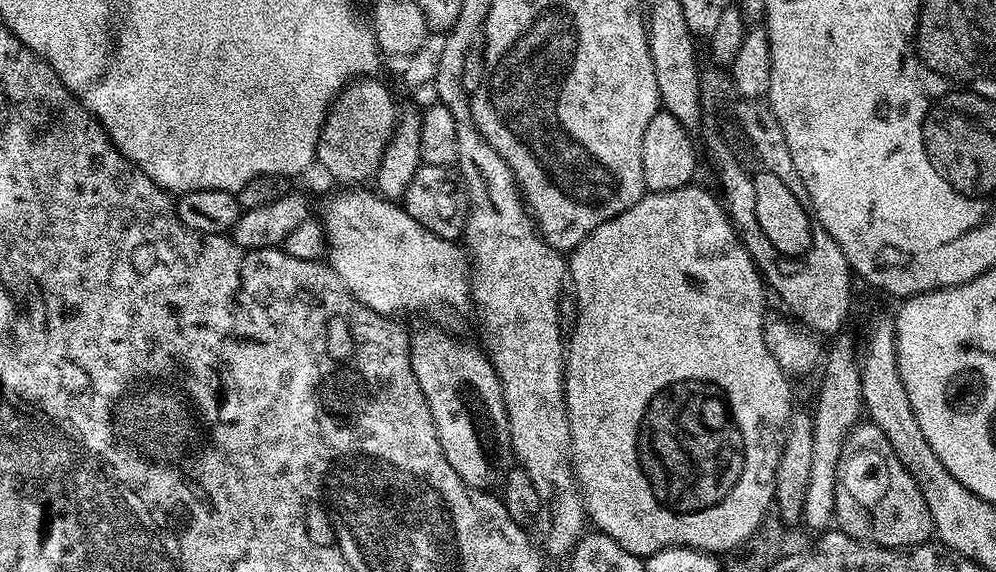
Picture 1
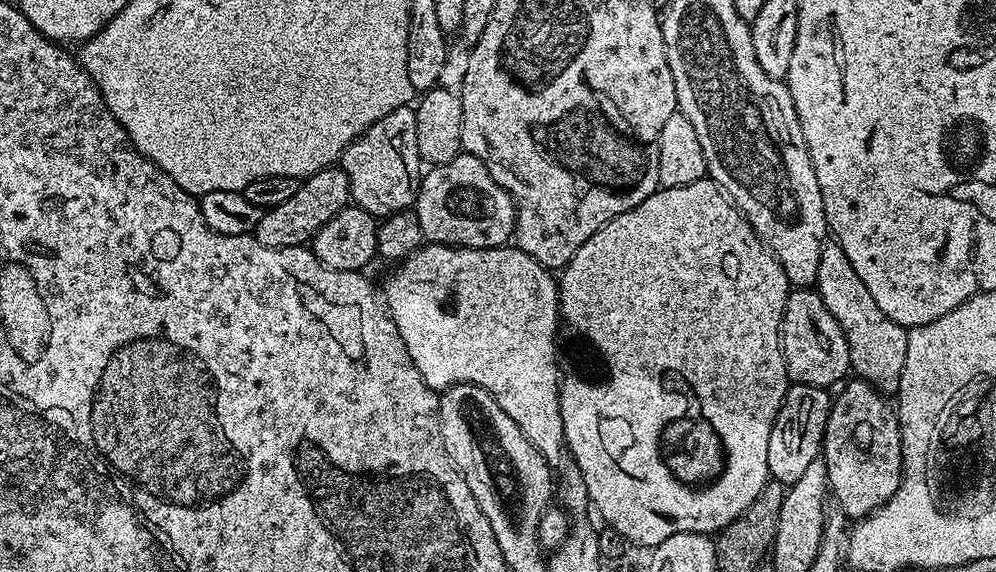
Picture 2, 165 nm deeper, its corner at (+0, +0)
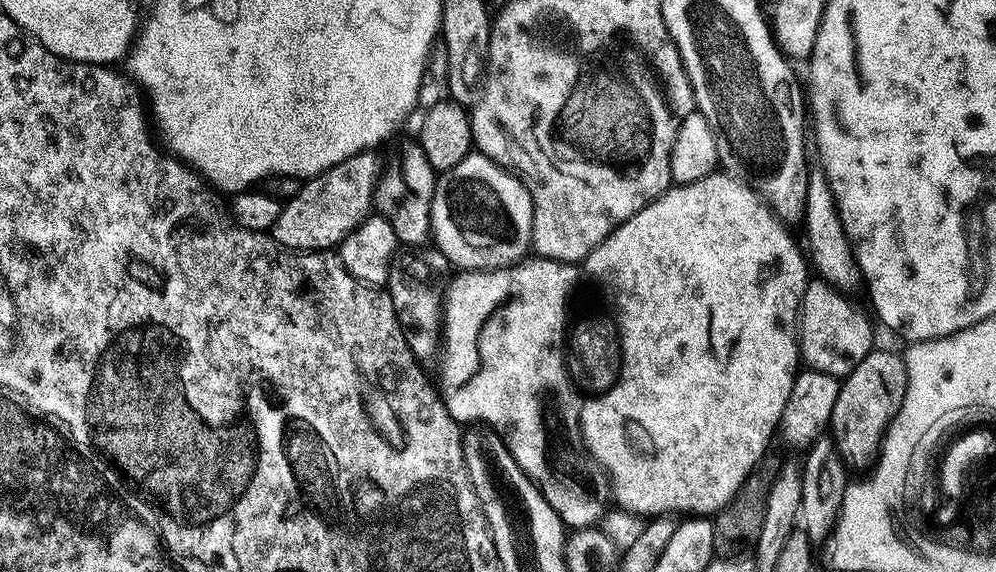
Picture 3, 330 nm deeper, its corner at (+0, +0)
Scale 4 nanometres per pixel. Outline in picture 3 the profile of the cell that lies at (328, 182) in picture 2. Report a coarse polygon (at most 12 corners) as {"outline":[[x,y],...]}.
{"outline":[[372,150],[317,176],[270,233],[293,252],[339,246],[373,211]]}

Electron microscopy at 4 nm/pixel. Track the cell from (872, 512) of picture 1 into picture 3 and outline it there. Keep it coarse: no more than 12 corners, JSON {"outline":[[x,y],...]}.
{"outline":[[877,347],[840,380],[830,421],[845,465],[880,449],[908,385]]}

